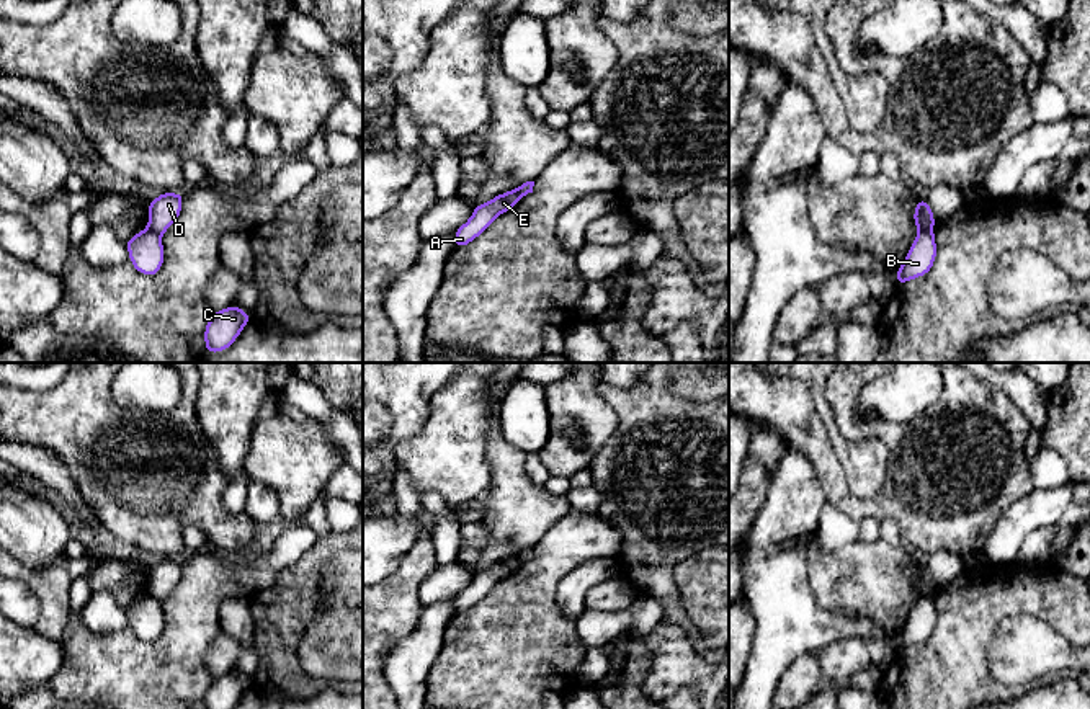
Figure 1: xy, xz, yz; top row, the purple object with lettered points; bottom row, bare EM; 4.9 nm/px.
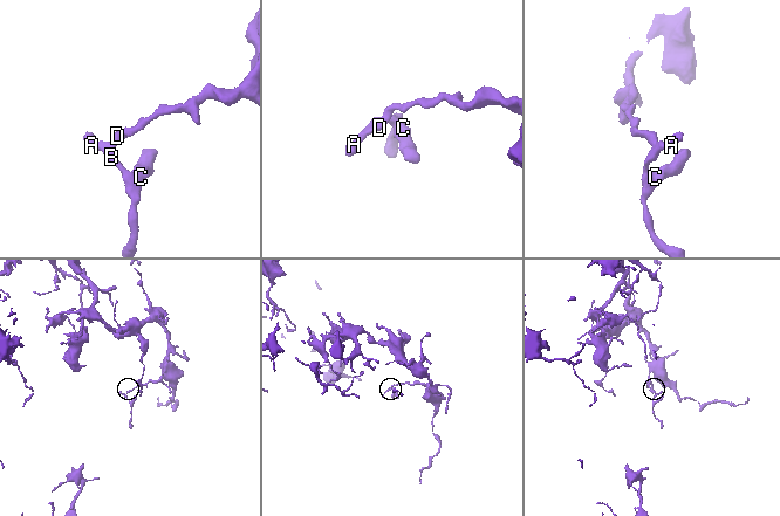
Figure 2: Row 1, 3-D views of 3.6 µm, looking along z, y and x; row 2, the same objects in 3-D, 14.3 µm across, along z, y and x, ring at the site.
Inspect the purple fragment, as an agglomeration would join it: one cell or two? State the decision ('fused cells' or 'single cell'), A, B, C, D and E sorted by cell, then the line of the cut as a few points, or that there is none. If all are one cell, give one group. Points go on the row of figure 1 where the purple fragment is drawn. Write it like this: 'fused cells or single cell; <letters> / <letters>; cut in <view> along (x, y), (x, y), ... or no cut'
fused cells; A B C E / D; cut in xy along (147, 227), (160, 234)

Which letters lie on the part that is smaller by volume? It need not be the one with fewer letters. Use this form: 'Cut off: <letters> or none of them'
Cut off: A, B, C, E

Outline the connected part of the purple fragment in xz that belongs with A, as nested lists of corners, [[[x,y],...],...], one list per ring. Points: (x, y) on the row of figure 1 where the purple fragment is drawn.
[[[520,188],[502,193],[489,203],[477,204],[471,219],[454,232],[454,248],[461,248],[479,237],[494,219],[511,209],[521,199]]]

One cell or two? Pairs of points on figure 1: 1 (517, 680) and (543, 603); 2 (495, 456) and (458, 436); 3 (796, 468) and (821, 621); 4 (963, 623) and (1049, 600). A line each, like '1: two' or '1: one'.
1: one
2: two
3: one
4: one

